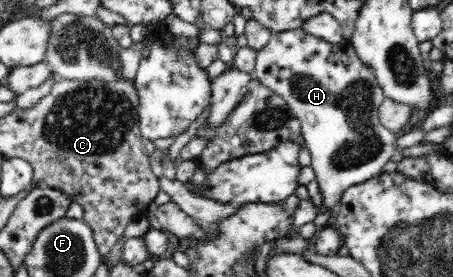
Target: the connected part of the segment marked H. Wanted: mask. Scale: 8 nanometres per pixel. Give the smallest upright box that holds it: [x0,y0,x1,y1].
[252,29,398,213]

